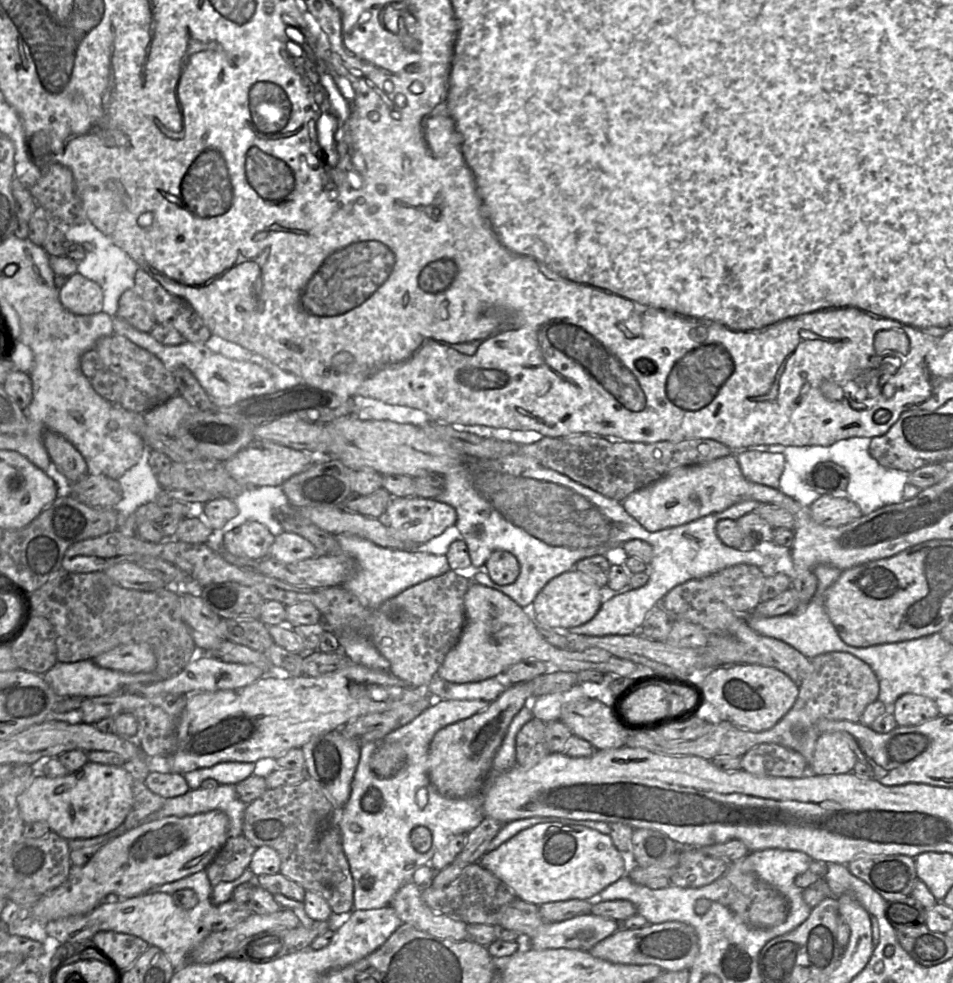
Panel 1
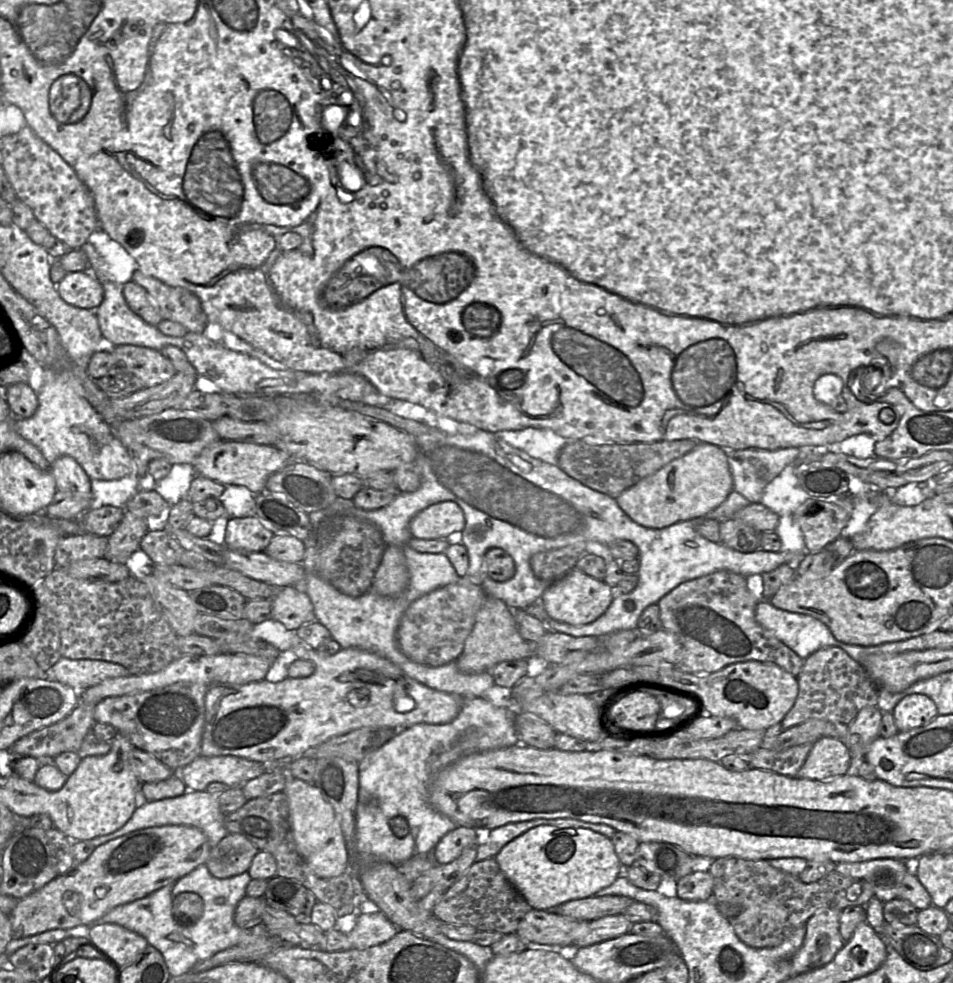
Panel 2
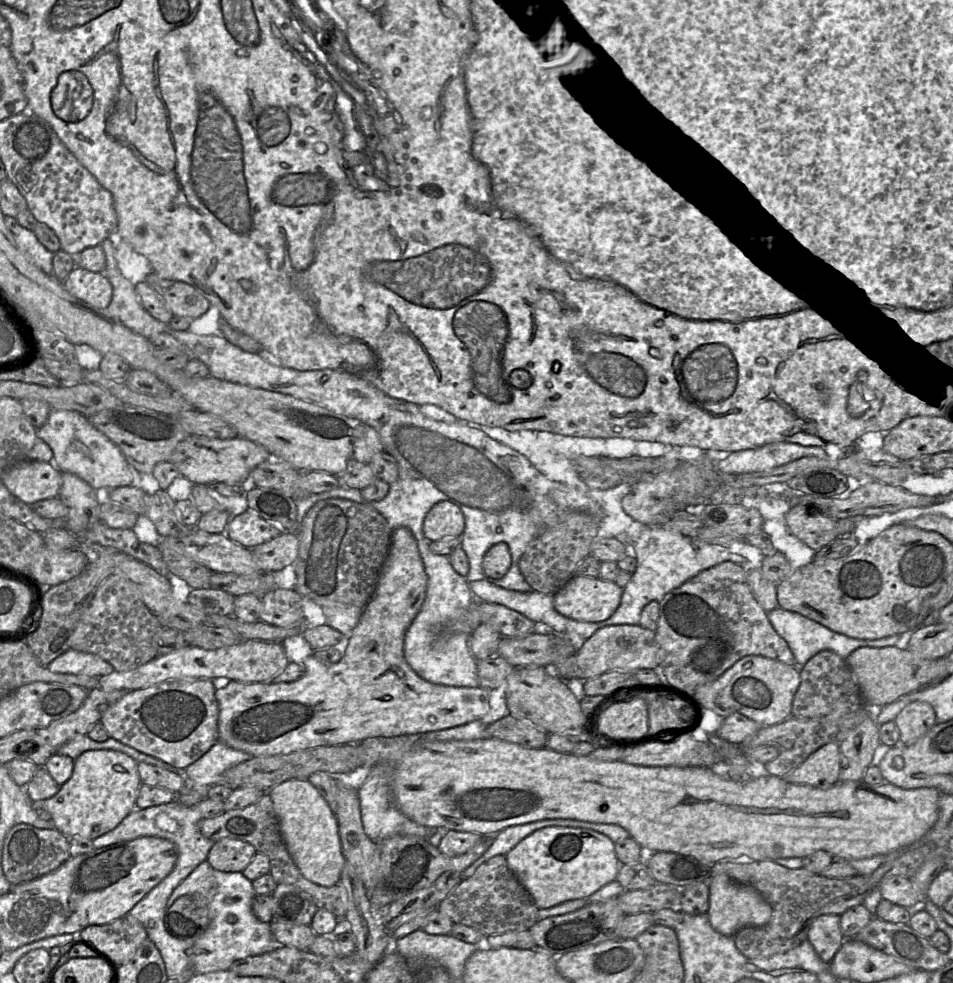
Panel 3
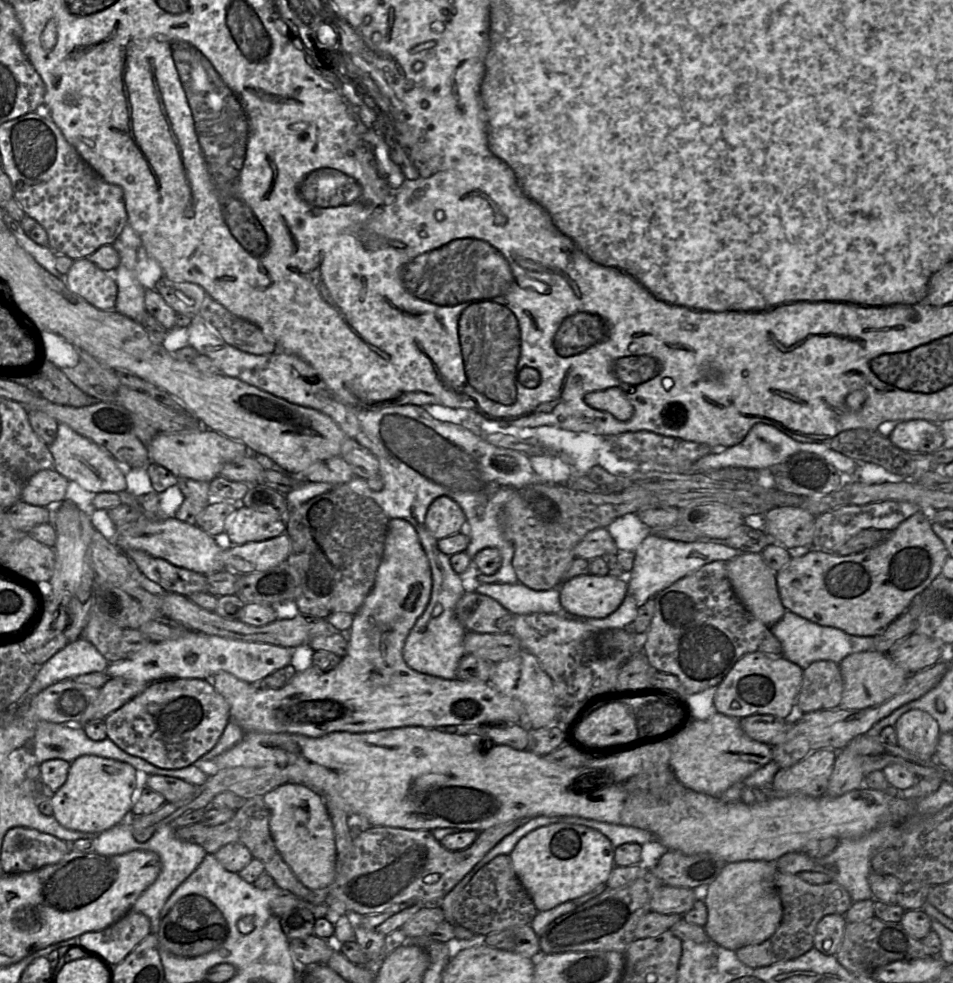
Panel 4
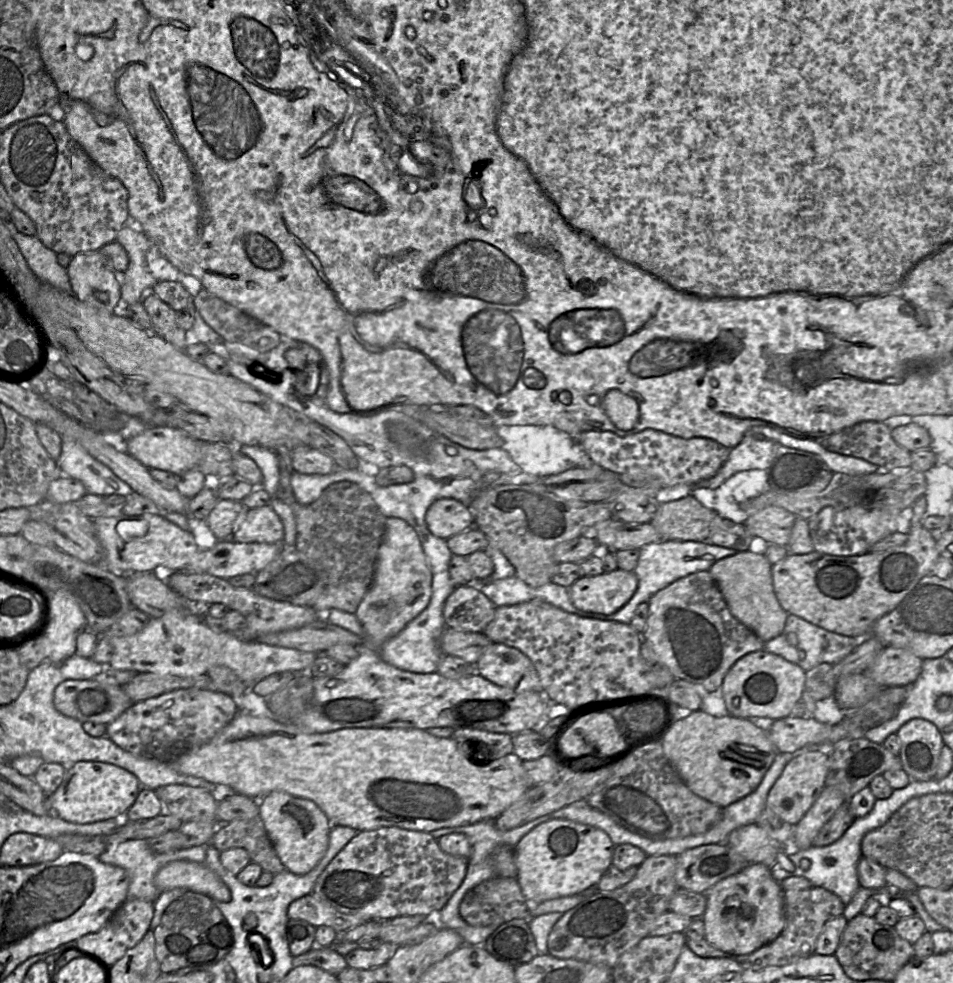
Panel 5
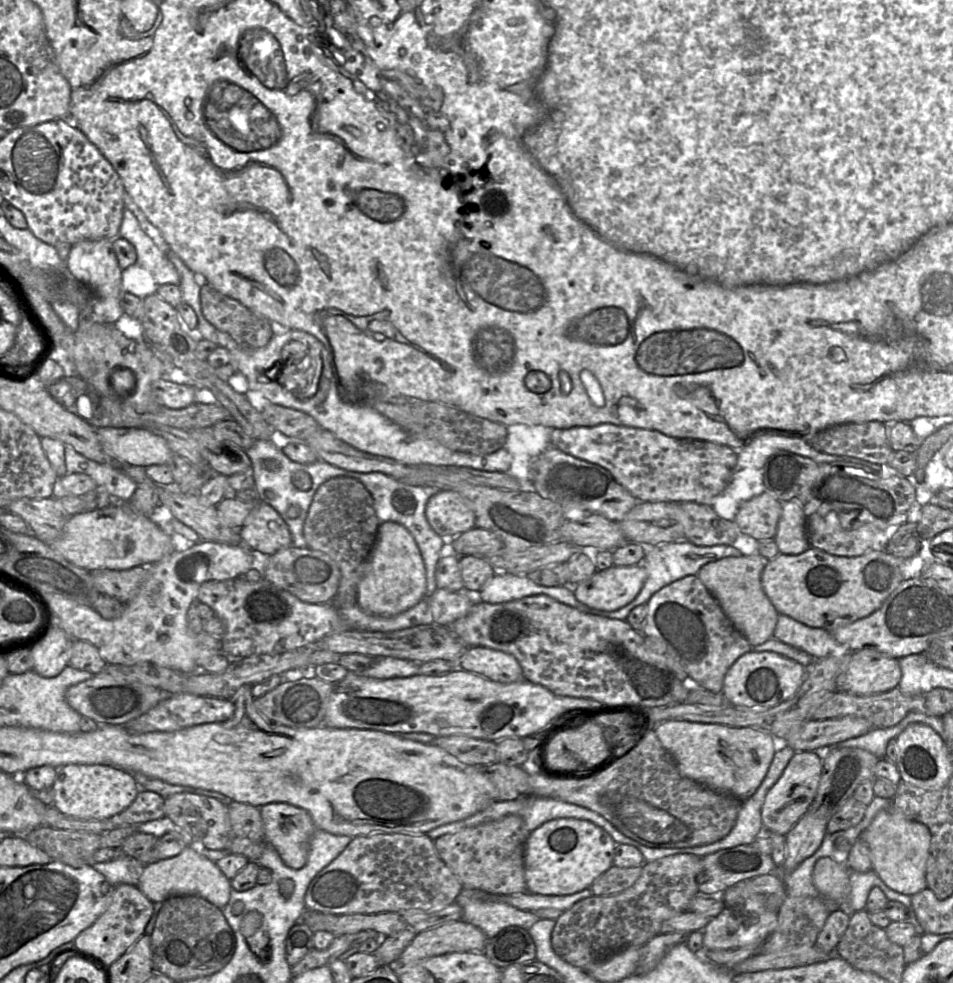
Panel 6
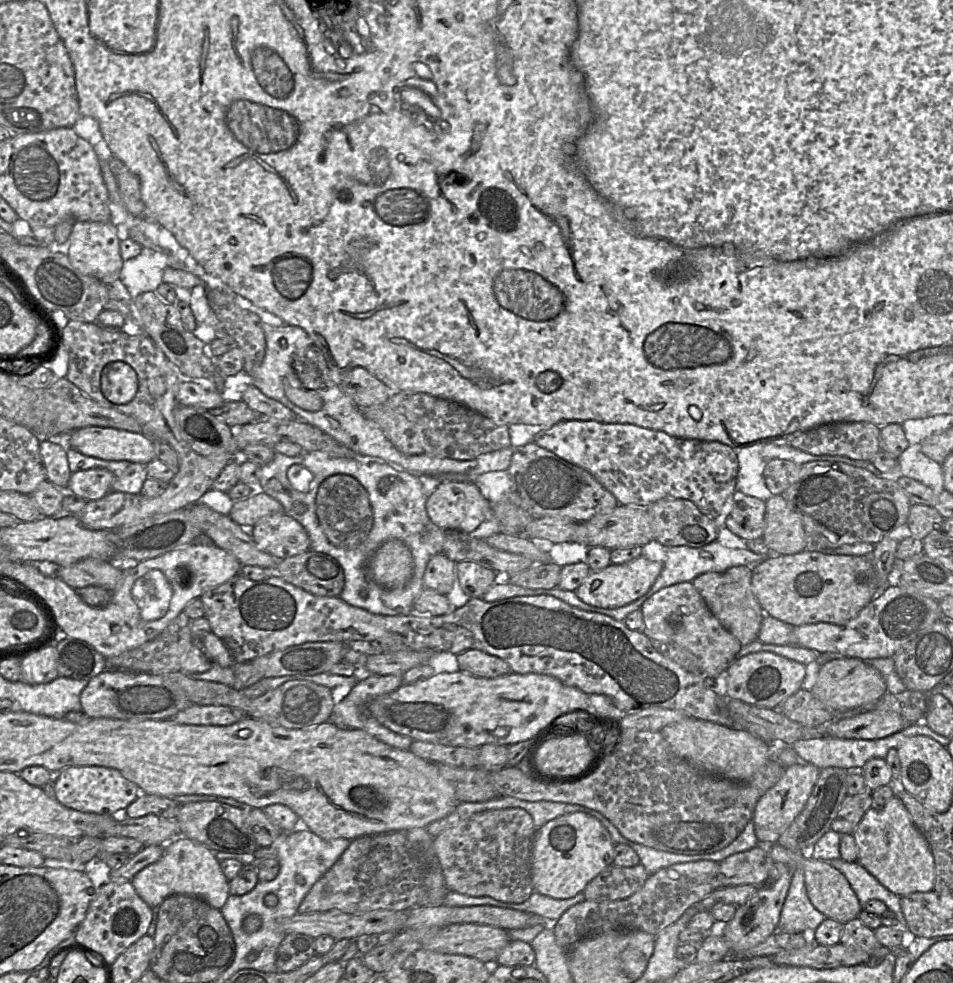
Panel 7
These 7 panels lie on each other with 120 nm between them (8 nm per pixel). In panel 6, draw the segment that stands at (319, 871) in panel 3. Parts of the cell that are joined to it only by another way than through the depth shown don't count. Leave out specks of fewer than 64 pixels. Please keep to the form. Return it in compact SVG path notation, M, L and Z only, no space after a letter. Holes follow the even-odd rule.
M285 802L259 807L265 841L274 847L286 866L301 869L307 862L309 841L316 827L310 814Z

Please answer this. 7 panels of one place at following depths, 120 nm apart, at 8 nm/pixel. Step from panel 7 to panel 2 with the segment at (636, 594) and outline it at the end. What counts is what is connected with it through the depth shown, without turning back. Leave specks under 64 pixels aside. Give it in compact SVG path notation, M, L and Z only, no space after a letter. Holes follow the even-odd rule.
M575 567L550 584L541 600L551 618L571 625L585 625L599 618L608 609L614 596L615 590L604 580L598 580Z

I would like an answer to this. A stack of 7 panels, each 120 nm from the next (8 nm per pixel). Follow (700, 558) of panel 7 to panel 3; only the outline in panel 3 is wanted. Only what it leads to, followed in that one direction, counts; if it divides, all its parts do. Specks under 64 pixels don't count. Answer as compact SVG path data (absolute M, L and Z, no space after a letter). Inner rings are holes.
M647 526L642 530L634 542L634 555L637 567L630 581L623 588L621 602L616 611L601 622L583 622L584 627L569 629L564 624L554 624L546 630L558 634L576 645L576 651L597 630L620 624L638 625L643 608L651 601L660 602L663 597L674 589L698 575L700 572L725 561L730 561L748 567L745 557L733 553L728 546L709 544L697 538L688 537L678 532L668 530L662 526Z

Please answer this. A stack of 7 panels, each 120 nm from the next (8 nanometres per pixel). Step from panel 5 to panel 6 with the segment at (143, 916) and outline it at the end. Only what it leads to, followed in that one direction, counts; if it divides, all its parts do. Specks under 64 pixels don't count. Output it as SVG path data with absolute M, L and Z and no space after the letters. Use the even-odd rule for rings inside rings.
M118 884L114 886L112 899L106 911L76 936L73 946L89 951L105 963L112 964L144 934L145 927L153 914L153 906L153 902L137 886Z

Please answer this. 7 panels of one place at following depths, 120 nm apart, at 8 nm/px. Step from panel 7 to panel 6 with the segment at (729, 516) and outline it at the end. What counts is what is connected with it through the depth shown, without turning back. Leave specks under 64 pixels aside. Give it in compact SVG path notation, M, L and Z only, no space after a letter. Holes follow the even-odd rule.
M765 492L743 502L734 522L742 534L757 541L773 540L781 514L782 503Z

